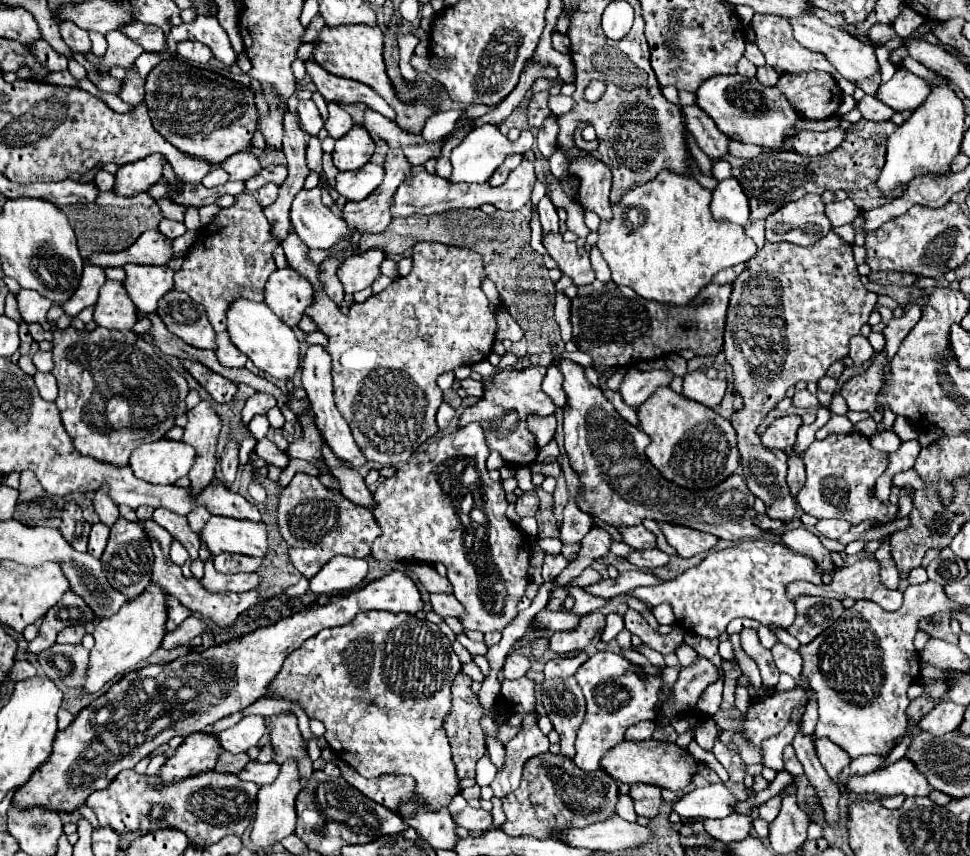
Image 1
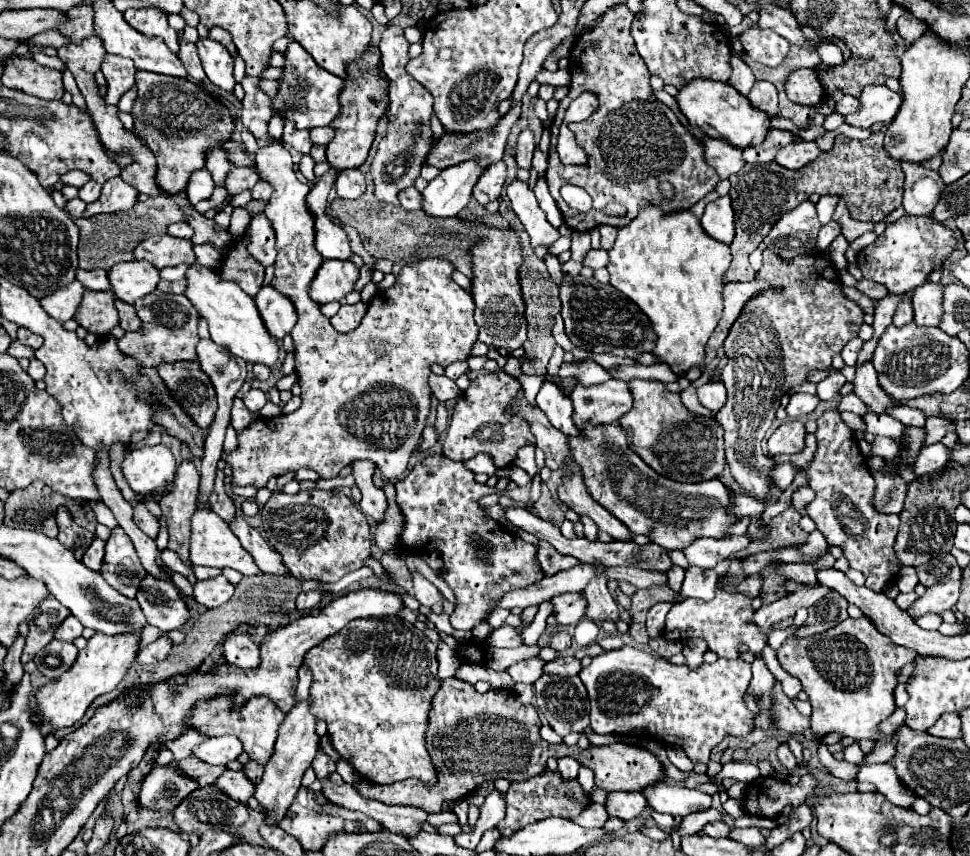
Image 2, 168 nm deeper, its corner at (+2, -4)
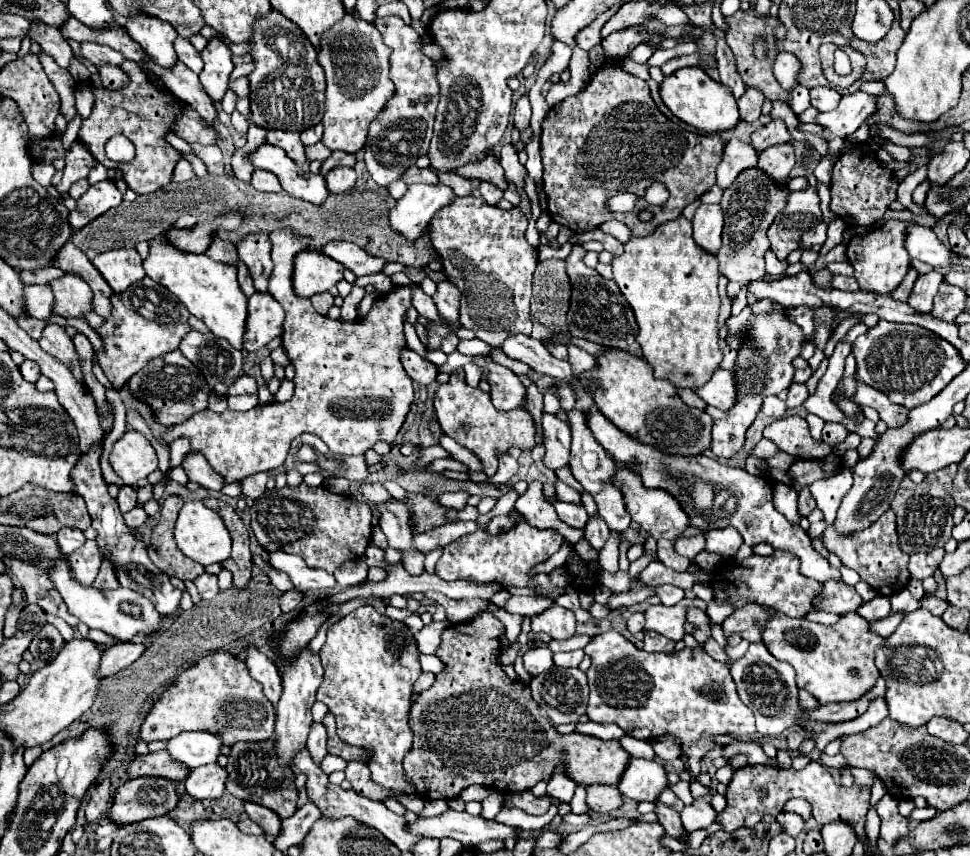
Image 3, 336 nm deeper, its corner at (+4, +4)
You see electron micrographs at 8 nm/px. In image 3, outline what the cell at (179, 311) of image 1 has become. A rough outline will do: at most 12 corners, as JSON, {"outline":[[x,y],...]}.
{"outline":[[149,276],[115,294],[97,360],[121,388],[191,332]]}

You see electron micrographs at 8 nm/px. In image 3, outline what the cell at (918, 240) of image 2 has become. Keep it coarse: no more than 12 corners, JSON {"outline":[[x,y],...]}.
{"outline":[[889,220],[853,236],[847,258],[861,288],[891,294],[911,264],[907,228]]}

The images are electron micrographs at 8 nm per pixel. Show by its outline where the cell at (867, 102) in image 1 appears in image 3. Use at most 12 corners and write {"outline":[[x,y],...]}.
{"outline":[[813,88],[811,106],[829,112],[839,106],[835,88]]}

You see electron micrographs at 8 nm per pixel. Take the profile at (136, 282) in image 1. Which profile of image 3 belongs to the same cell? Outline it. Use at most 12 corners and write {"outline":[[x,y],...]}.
{"outline":[[135,248],[99,254],[93,266],[117,294],[145,278]]}

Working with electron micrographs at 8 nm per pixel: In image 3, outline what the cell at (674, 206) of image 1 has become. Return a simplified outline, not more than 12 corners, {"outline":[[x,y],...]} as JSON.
{"outline":[[685,216],[633,236],[613,280],[657,378],[723,360],[717,256]]}

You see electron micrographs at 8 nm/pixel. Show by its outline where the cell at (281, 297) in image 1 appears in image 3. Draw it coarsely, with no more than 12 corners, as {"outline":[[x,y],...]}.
{"outline":[[269,292],[247,308],[245,350],[257,352],[283,334],[285,310]]}

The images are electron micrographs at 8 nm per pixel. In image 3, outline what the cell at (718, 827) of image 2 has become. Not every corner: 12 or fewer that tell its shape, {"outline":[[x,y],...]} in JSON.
{"outline":[[705,800],[681,812],[687,832],[709,828],[717,812]]}

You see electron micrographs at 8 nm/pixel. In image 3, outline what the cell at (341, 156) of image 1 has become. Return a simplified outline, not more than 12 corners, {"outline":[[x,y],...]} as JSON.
{"outline":[[375,24],[323,34],[321,142],[359,152],[395,92]]}

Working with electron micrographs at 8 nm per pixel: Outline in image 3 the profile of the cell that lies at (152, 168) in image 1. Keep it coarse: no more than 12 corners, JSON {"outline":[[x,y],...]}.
{"outline":[[113,180],[97,182],[69,214],[79,230],[123,202]]}

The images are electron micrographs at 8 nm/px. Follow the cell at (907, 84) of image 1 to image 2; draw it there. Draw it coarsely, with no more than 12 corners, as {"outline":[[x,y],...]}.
{"outline":[[865,86],[861,106],[845,124],[871,128],[889,124],[901,106],[901,94],[887,86]]}

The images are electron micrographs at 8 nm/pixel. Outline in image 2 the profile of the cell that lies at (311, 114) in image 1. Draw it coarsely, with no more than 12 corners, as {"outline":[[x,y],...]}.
{"outline":[[285,122],[285,144],[299,154],[309,154],[309,130],[297,130],[293,122]]}

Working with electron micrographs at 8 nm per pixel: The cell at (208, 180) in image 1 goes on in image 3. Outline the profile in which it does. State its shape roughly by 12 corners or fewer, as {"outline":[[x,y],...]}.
{"outline":[[185,158],[175,166],[173,182],[195,178],[191,162]]}

